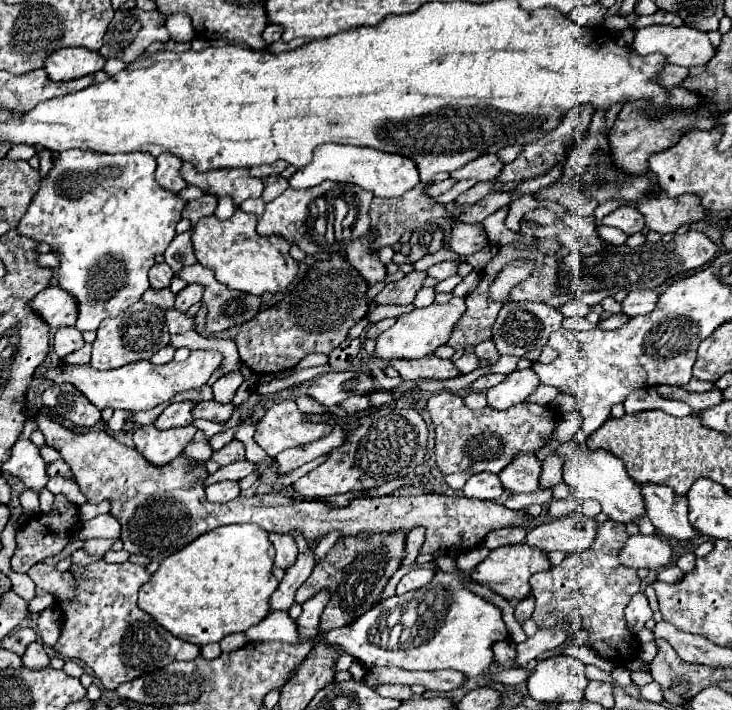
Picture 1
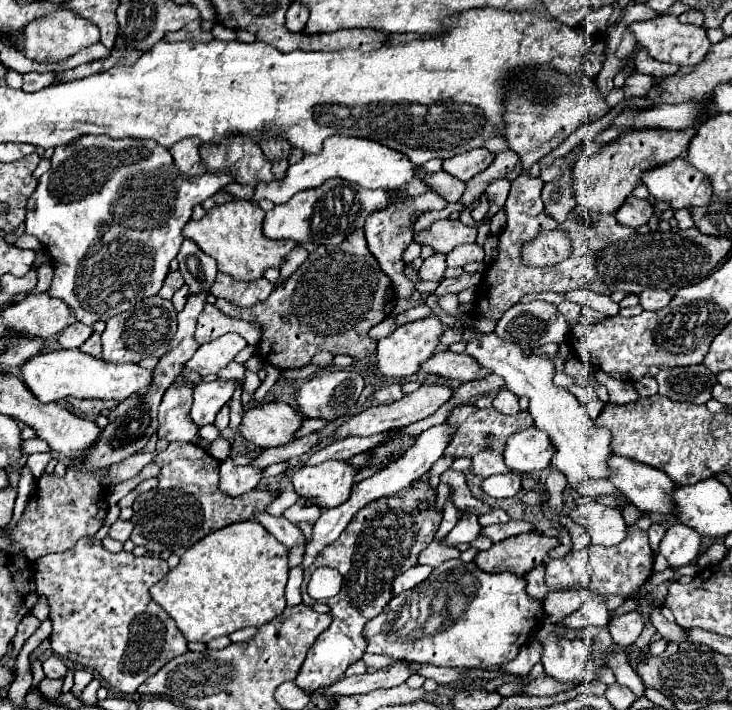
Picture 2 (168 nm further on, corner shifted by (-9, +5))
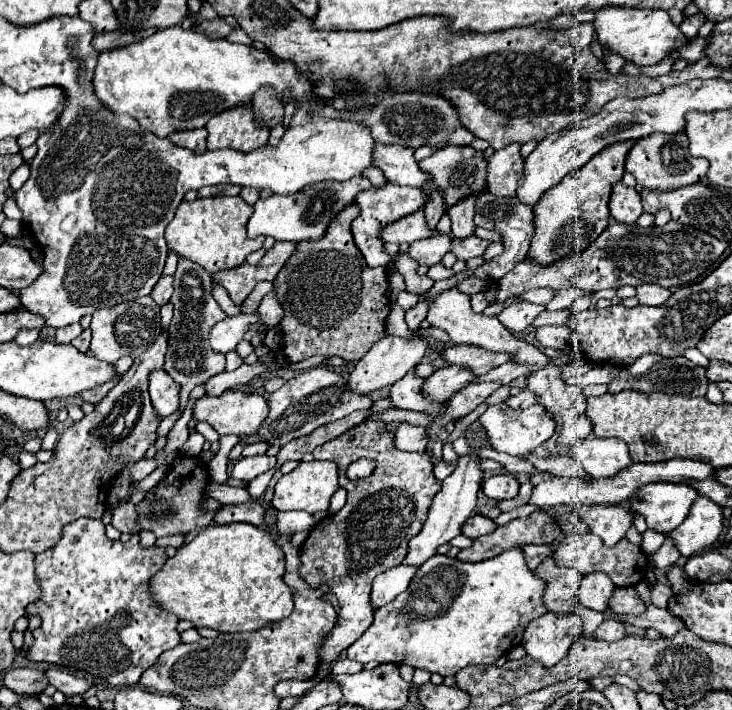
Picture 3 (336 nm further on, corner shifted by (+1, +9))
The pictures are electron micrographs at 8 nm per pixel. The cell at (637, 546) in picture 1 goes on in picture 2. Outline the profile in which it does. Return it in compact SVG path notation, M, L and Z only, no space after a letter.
M672 525L662 543L660 543L660 553L668 559L668 563L678 569L682 565L692 563L700 555L702 547L702 535L698 535L692 527L686 525Z

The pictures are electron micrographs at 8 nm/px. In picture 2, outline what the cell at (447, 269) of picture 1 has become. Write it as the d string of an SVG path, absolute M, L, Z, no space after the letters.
M468 243L468 245L462 245L454 251L450 251L446 255L446 259L448 259L448 267L462 267L462 265L472 263L472 261L482 261L484 249L478 243Z

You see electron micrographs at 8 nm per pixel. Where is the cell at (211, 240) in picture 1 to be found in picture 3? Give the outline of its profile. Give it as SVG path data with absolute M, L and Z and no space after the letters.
M208 197L196 199L192 203L184 201L166 227L166 243L176 255L202 265L210 273L238 267L250 253L264 245L264 237L246 237L246 223L252 213L254 209L244 203L242 197Z

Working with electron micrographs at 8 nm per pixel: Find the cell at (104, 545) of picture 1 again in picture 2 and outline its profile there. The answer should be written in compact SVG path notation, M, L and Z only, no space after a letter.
M118 519L118 521L110 527L110 533L108 533L108 535L110 535L112 539L118 539L118 541L124 543L124 541L130 537L132 527L134 527L134 525L132 525L130 521L120 521L120 519Z

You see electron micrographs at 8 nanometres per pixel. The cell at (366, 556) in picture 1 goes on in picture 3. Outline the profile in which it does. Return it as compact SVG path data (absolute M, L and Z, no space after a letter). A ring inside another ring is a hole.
M364 421L312 451L314 459L328 459L338 465L340 487L348 491L346 505L336 515L328 515L316 523L300 547L300 577L315 589L322 584L328 585L330 593L334 593L340 603L338 621L332 631L324 635L318 649L318 659L326 665L336 663L338 655L358 641L372 625L374 607L370 603L370 589L374 577L402 563L410 539L424 525L432 499L440 491L430 459L420 453L394 449L392 437L378 435L378 429L380 423ZM362 457L374 459L376 469L366 479L348 479L348 465Z

